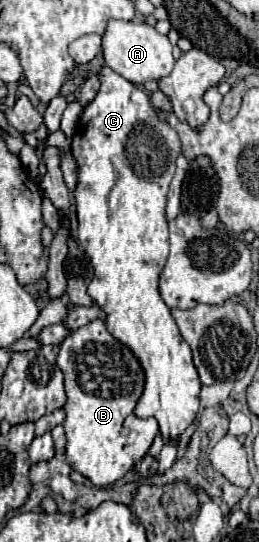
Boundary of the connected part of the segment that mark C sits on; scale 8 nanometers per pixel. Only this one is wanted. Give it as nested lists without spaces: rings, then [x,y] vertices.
[[[106,66],[102,68],[100,80],[100,92],[84,108],[72,142],[72,156],[78,164],[78,184],[74,190],[78,244],[90,256],[94,268],[88,296],[106,314],[104,322],[108,332],[120,344],[128,346],[144,368],[144,392],[134,408],[134,414],[138,418],[156,418],[164,442],[174,442],[180,440],[186,428],[194,422],[198,412],[198,394],[202,388],[198,372],[192,364],[192,352],[186,340],[180,336],[170,308],[164,304],[158,292],[158,278],[168,258],[168,186],[176,170],[176,156],[182,148],[176,132],[166,122],[156,118],[158,110],[152,108],[148,92],[124,80]]]

